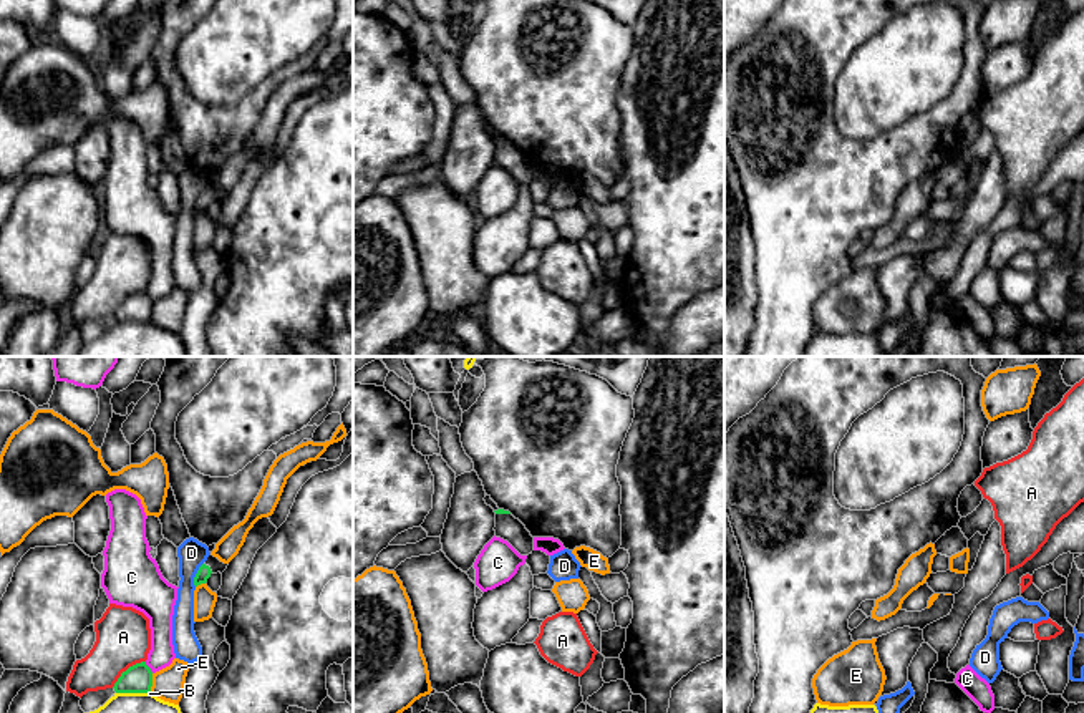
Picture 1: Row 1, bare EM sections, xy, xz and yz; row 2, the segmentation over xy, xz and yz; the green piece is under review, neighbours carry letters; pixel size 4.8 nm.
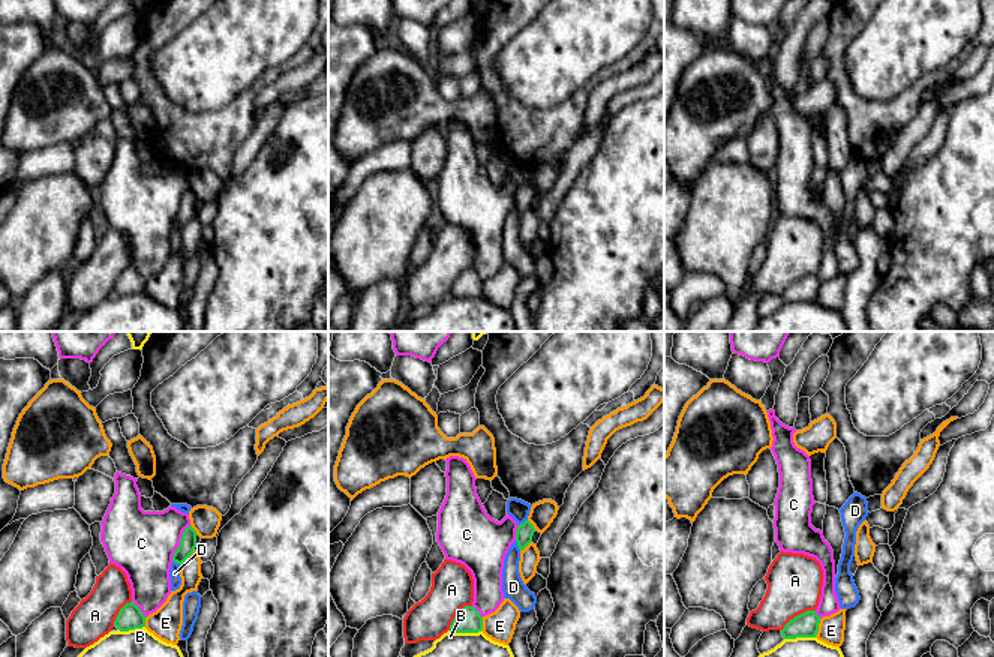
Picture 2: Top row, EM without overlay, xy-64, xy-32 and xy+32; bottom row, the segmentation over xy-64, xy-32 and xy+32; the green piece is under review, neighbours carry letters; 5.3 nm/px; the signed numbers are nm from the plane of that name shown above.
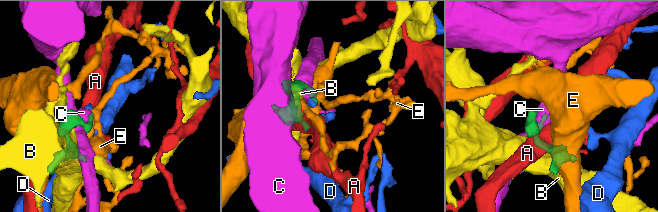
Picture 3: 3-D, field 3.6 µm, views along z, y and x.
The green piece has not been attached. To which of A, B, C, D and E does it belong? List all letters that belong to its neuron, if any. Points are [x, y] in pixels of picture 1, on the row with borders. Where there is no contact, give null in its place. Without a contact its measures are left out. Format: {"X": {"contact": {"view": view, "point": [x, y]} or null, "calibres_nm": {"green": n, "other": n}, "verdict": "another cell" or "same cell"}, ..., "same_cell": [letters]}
{"A": {"contact": {"view": "xy", "point": [128, 669]}, "calibres_nm": {"green": 140, "other": 280}, "verdict": "another cell"}, "B": {"contact": {"view": "xy", "point": [133, 692]}, "calibres_nm": {"green": 140, "other": 100}, "verdict": "another cell"}, "C": {"contact": {"view": "xy", "point": [148, 667]}, "calibres_nm": {"green": 140, "other": 120}, "verdict": "another cell"}, "D": {"contact": {"view": "xy", "point": [196, 574]}, "calibres_nm": {"green": 70, "other": 140}, "verdict": "another cell"}, "E": {"contact": {"view": "xy", "point": [151, 682]}, "calibres_nm": {"green": 140, "other": 160}, "verdict": "another cell"}, "same_cell": []}

